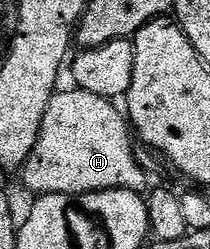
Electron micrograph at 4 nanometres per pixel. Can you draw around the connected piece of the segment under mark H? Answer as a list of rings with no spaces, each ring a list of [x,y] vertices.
[[[78,88],[70,89],[60,89],[49,100],[49,108],[45,108],[45,120],[37,136],[37,144],[22,168],[21,177],[24,184],[32,190],[32,195],[88,194],[98,190],[146,191],[148,171],[139,165],[133,131],[124,111],[120,107],[118,110],[115,107],[118,105],[110,98],[93,96],[93,92],[85,92]]]

